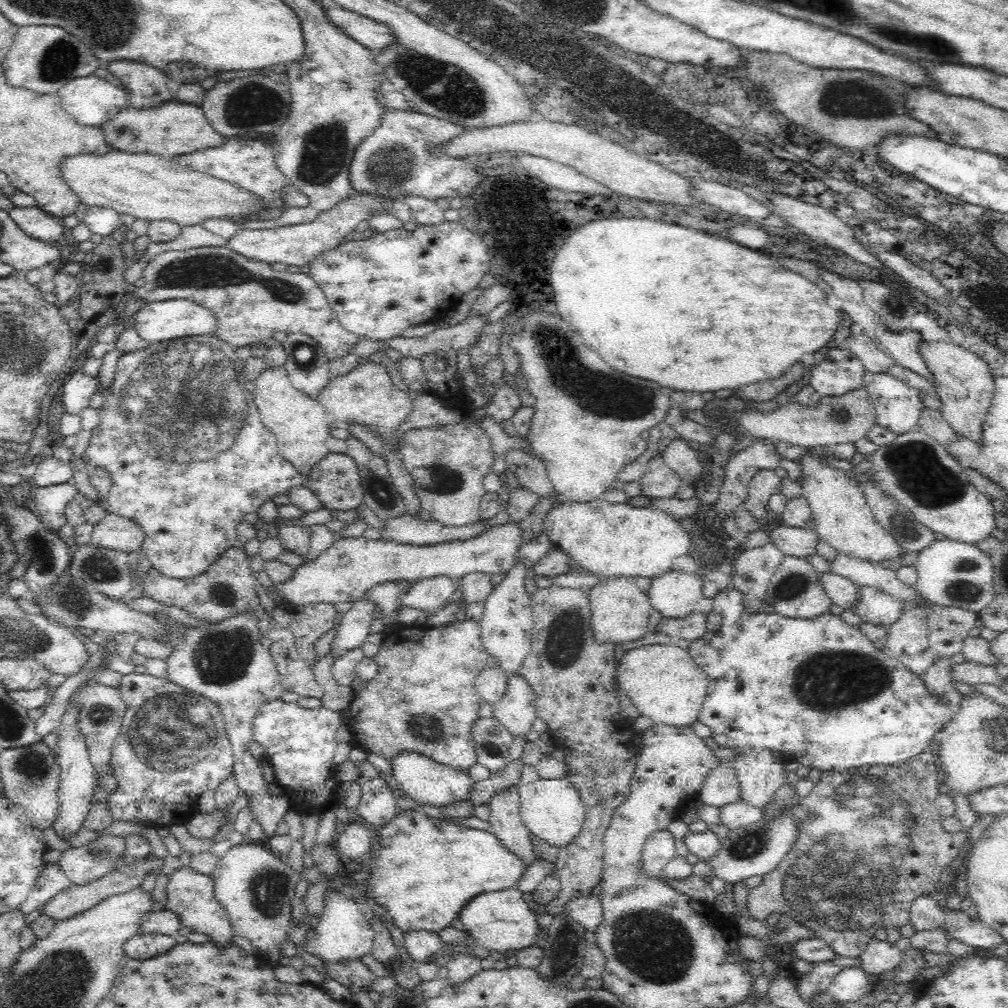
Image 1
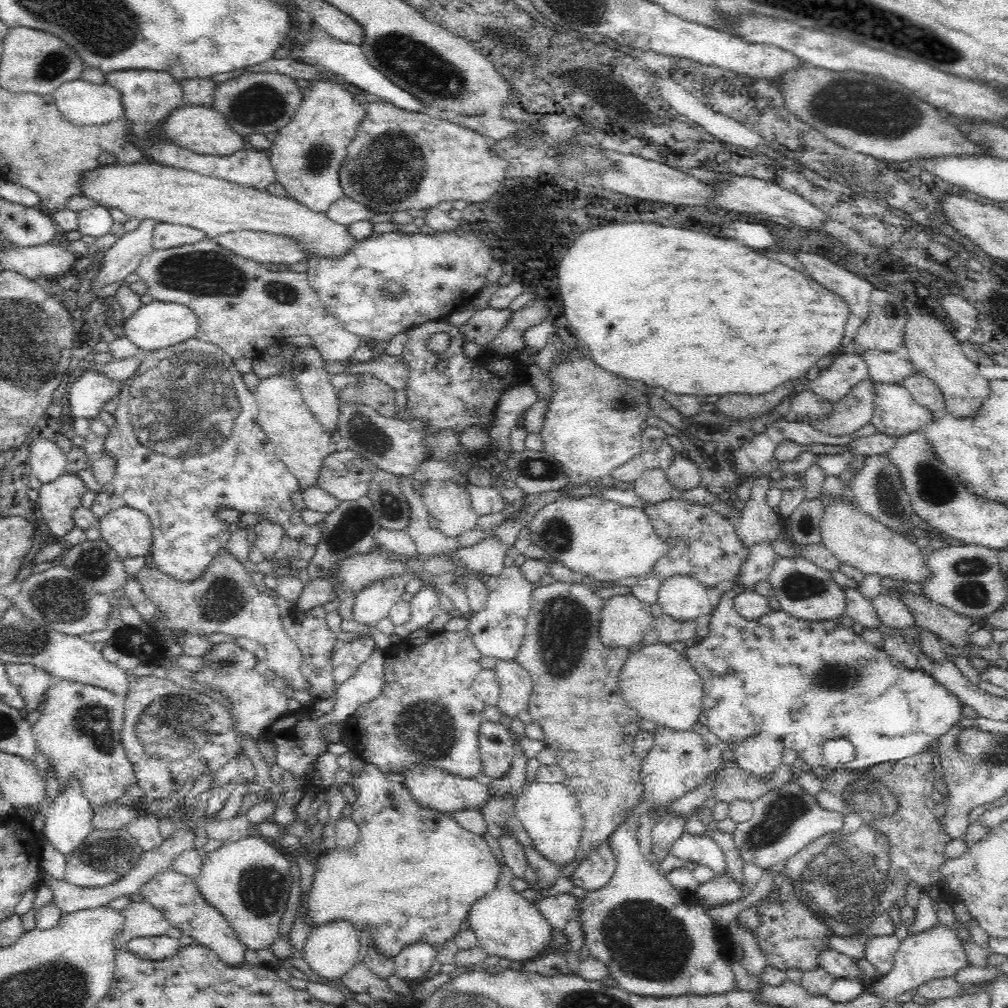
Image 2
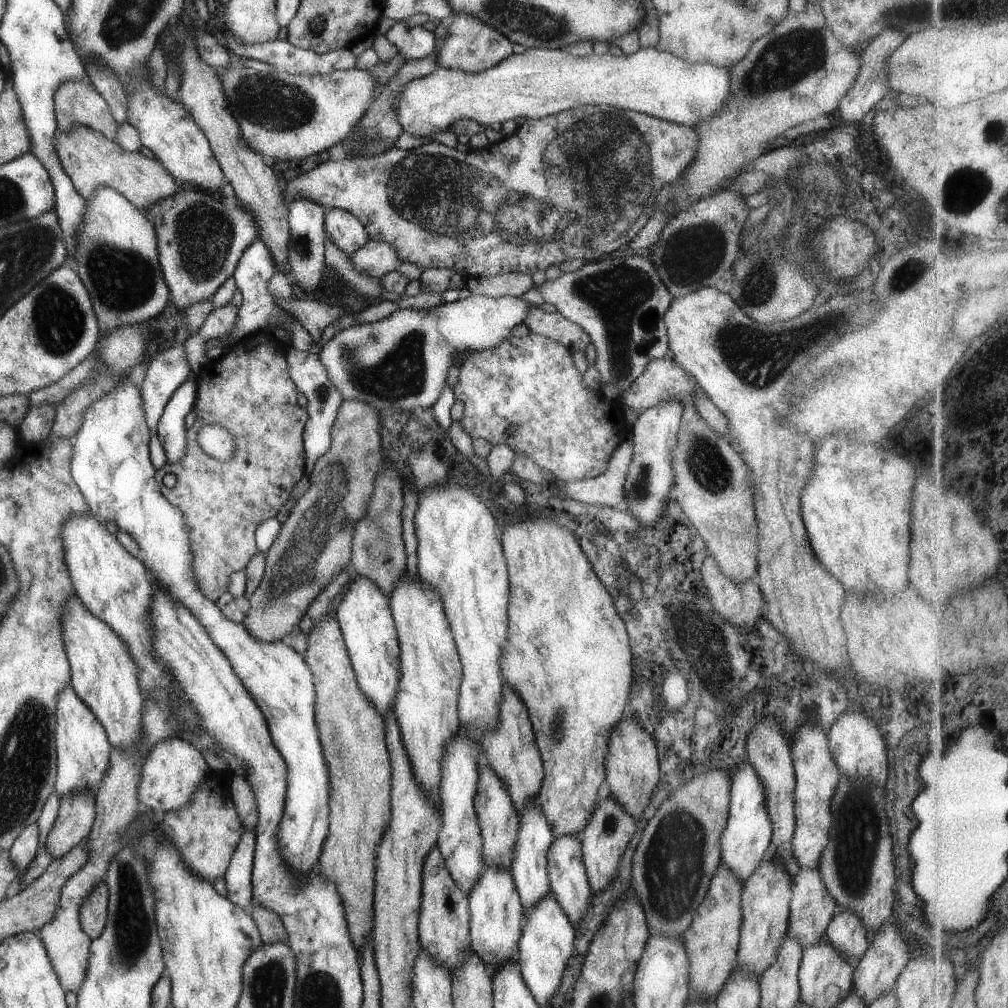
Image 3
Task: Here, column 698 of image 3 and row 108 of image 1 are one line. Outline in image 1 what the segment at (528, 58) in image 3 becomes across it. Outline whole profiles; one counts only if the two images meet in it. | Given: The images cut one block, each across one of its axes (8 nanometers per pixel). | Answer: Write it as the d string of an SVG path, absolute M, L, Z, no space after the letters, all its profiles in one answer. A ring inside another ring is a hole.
M94 74L70 80L56 94L74 121L89 127L110 121L128 105L128 94L122 86Z

